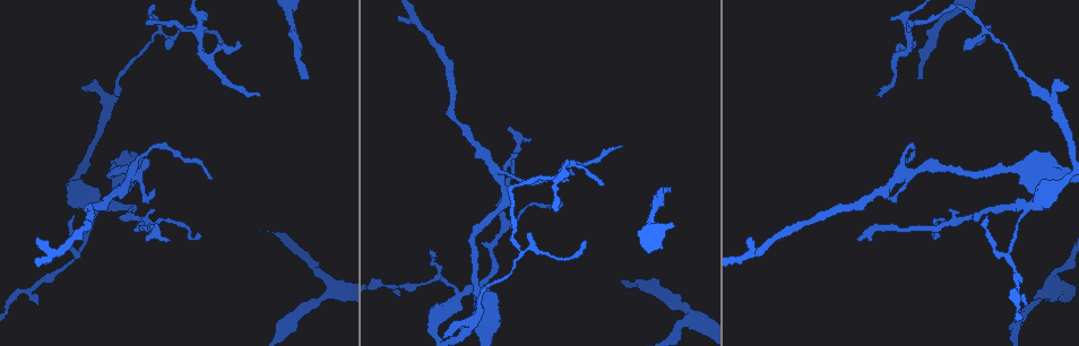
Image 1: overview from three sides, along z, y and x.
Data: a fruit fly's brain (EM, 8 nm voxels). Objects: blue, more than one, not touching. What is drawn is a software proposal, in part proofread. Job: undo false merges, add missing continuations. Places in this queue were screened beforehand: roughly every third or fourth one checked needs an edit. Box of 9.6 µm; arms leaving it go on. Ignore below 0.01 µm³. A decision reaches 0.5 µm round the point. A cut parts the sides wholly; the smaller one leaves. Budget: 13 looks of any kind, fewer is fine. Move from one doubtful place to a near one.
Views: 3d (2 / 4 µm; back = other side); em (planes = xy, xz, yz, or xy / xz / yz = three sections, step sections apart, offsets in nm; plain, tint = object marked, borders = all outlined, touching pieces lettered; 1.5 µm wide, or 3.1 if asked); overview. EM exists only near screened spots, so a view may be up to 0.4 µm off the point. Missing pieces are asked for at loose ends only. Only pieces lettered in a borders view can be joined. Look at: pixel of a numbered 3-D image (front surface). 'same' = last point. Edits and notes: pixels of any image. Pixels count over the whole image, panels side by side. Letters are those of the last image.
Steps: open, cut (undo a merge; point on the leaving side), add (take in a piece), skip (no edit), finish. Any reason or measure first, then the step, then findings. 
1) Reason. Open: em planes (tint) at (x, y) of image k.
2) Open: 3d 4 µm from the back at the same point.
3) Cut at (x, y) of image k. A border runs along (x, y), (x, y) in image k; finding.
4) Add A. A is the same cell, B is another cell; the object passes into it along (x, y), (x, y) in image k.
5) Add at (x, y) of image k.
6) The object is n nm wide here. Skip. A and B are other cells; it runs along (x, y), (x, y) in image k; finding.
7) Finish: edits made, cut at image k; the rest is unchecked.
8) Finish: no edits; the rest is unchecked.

Narrows sharply. Open: 3d 4 µm at (20, 292) of image 1.

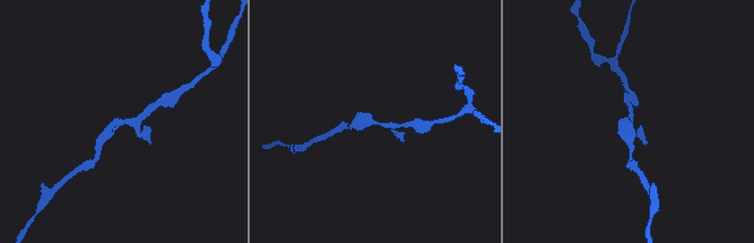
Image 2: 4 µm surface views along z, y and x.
Need the tissue. Open: em planes (borders) at (377, 122) of image 2.

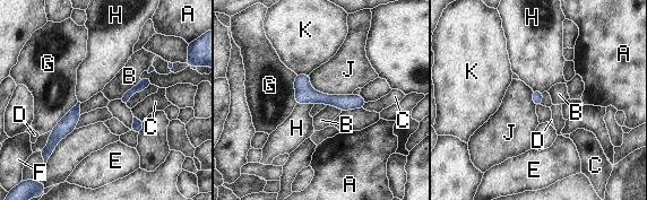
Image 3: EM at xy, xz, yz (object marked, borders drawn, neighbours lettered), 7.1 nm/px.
The object is 50 nm wide here; the longest contact is with J, 340 nm. Skip. A, B, C, D, E, F, G, H, J and K are other cells; all the same neuron.

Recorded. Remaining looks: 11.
An open end. Open: em planes (borders) at (508, 127) of image 1.

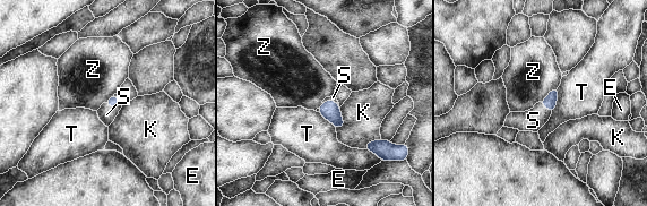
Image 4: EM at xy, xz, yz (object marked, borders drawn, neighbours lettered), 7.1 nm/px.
Add S. S is the same cell, E, K, T and Z are other cells; the object passes into it along (113, 101), (113, 106), (106, 114) in image 4; the neuron continues.

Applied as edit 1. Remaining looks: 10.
Thin end. Open: 3d 2 µm at (168, 48) of image 1.

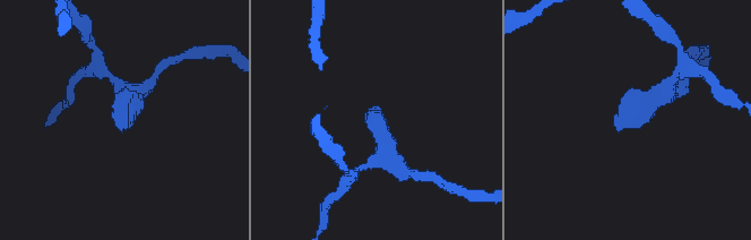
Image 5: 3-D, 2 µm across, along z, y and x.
Open: em planes (tint) at (617, 127) of image 5.

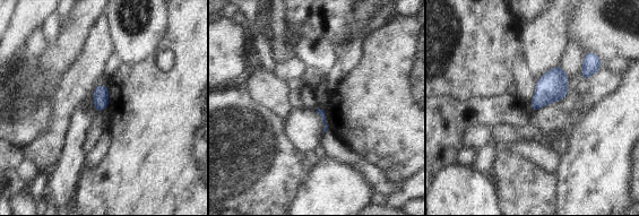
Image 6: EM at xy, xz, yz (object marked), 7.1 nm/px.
Open: em planes (borders) at the same point.

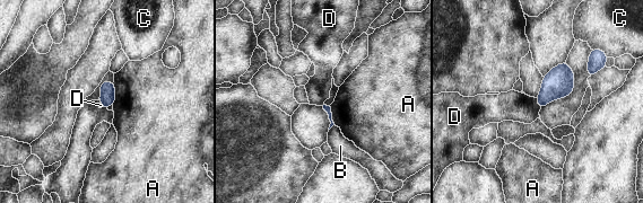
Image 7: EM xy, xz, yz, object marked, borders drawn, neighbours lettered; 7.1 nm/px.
Skip. A, B, C and D are other cells; a border runs along (536, 98), (540, 108) in image 7; none of them fits.

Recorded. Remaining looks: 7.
Open: 3d 2 µm at (877, 94) of image 1.

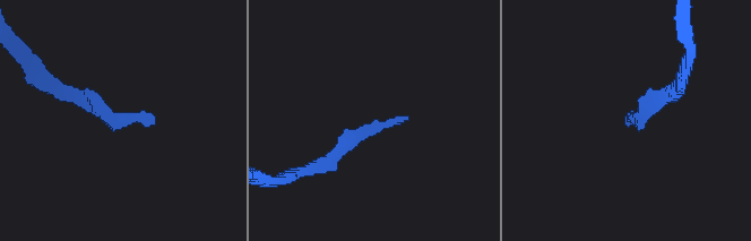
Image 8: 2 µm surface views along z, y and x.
Shape alone is not enough. Open: em planes (borders) at (628, 114) of image 8.

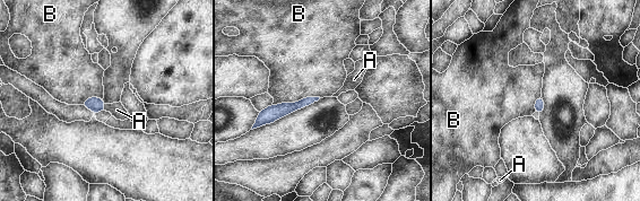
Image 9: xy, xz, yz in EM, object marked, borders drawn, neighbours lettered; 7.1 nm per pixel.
The longest contact is with B, 340 nm. Add A. A is the same cell, B is another cell; it goes on there.

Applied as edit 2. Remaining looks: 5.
Branch stops here. Open: em planes (borders) at (923, 77) of image 1.

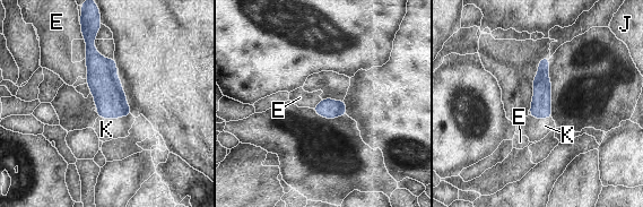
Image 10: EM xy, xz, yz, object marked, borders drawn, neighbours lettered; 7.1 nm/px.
The object is 140 nm wide here. Add K. K is the same cell, E and J are other cells; the neuron continues.

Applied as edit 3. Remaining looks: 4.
Finish: edits made, add at image 4, add at image 9, add at image 10; the rest is unchecked.

